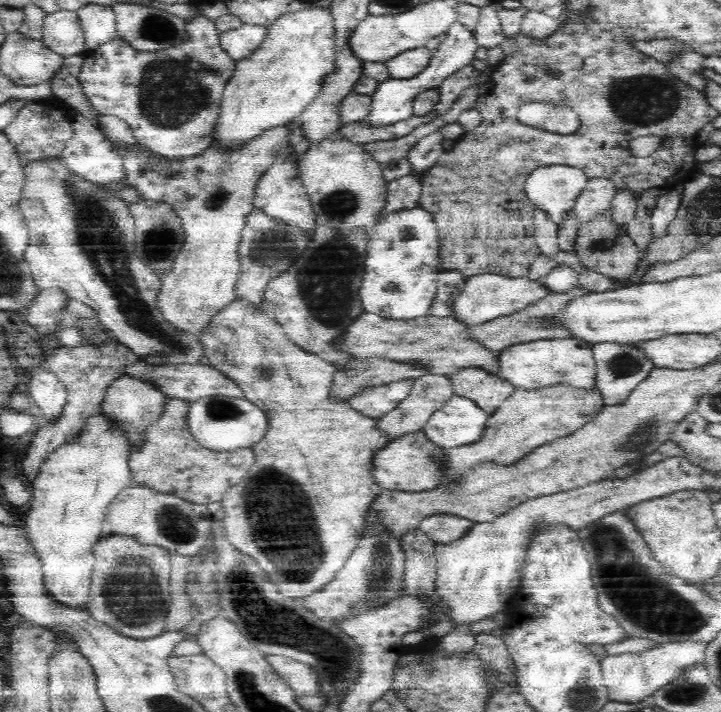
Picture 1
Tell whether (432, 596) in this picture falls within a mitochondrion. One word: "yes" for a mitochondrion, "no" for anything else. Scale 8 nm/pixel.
no

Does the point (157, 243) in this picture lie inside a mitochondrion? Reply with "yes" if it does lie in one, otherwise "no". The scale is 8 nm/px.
yes

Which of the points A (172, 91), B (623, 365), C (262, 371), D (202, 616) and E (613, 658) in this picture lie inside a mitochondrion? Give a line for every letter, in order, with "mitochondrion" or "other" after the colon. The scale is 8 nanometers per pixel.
A: mitochondrion
B: mitochondrion
C: mitochondrion
D: other
E: other

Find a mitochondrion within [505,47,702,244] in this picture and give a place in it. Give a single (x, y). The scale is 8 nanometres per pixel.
(644, 99)

